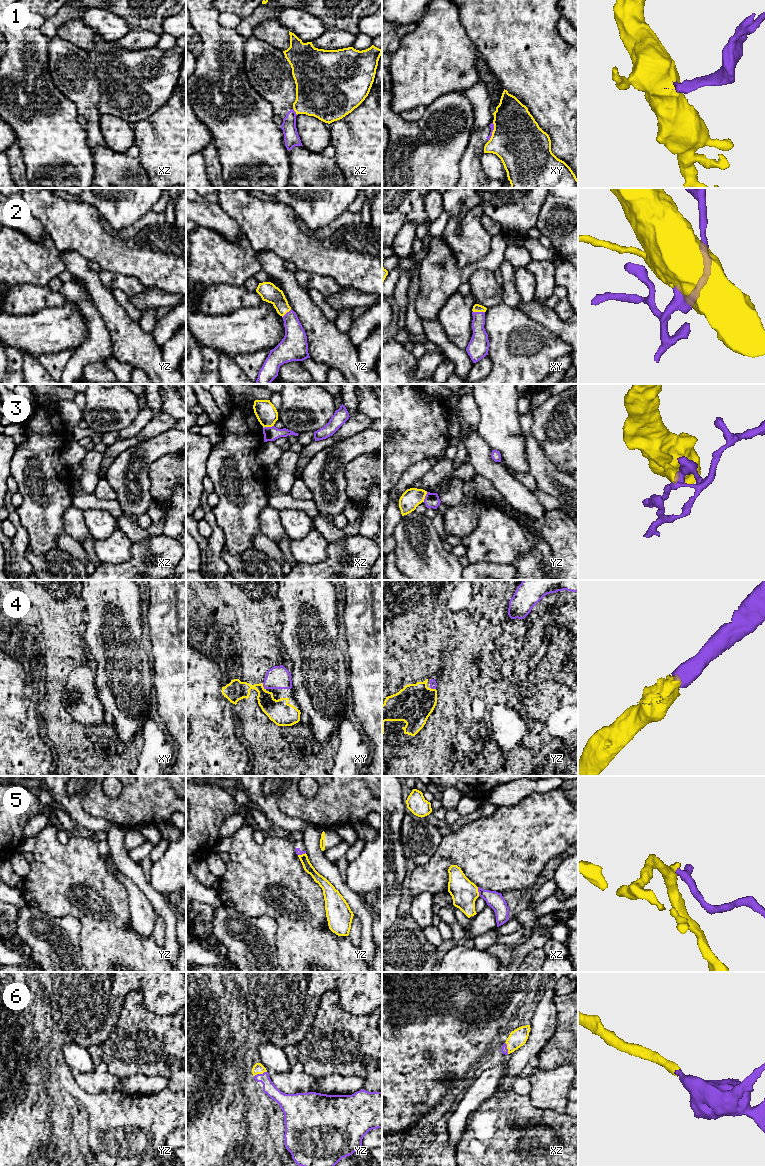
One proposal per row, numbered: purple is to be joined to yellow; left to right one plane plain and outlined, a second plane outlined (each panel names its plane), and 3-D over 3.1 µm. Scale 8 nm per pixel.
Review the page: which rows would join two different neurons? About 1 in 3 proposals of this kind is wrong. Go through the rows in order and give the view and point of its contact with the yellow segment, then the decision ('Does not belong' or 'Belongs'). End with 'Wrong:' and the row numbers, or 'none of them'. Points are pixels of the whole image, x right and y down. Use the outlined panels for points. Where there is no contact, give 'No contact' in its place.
1: Touches yellow at xz (294, 110). Does not belong
2: Touches yellow at xy (479, 311). Belongs
3: Touches yellow at xz (268, 426). Does not belong
4: Touches yellow at xy (262, 686). Belongs
5: Touches yellow at xz (477, 891). Does not belong
6: Touches yellow at yz (260, 1073). Belongs
Wrong: 1, 3, 5

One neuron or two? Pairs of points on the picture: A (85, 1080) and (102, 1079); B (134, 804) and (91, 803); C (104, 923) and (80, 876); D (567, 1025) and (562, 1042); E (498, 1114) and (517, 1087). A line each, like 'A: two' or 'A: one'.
A: one
B: one
C: one
D: one
E: two

